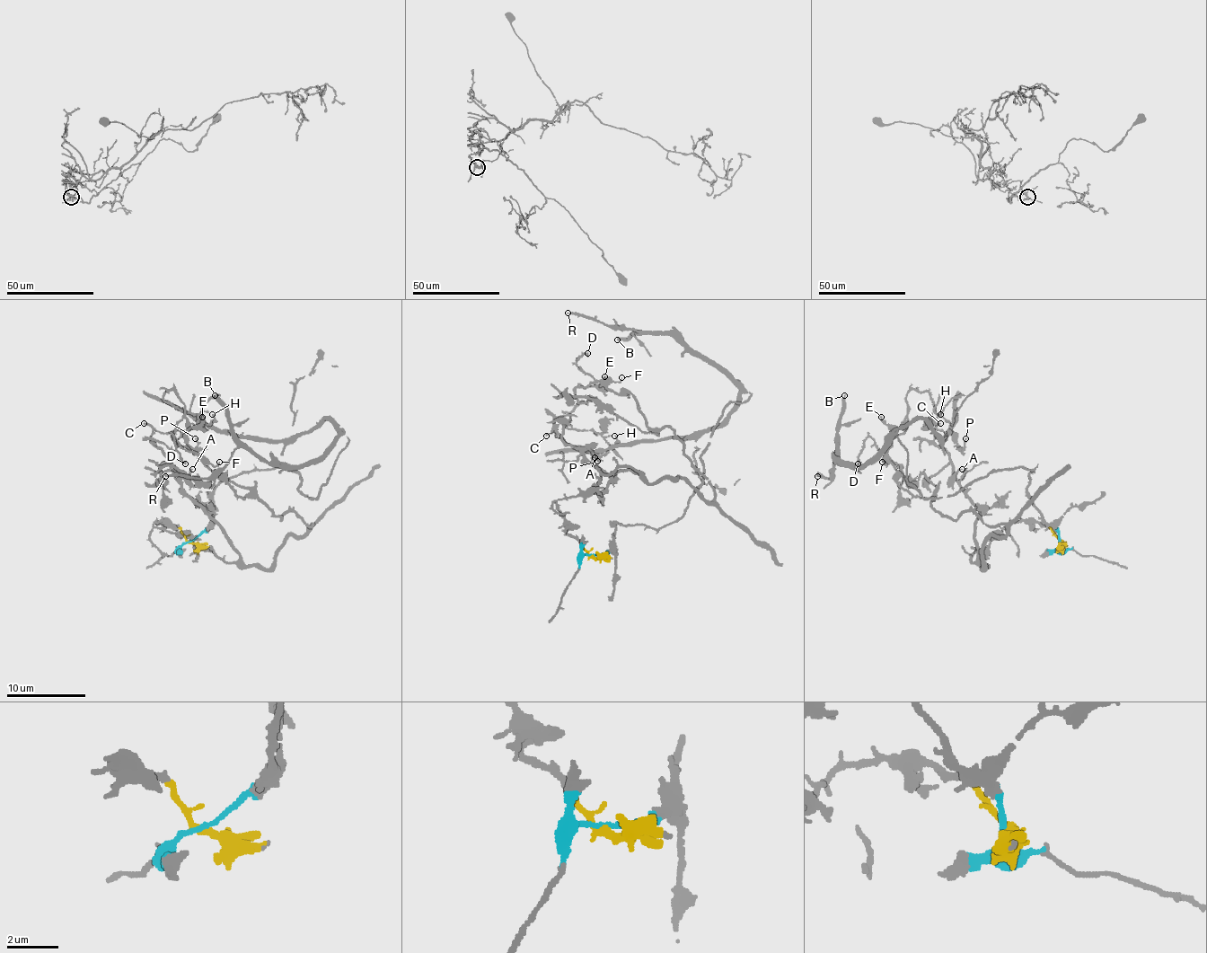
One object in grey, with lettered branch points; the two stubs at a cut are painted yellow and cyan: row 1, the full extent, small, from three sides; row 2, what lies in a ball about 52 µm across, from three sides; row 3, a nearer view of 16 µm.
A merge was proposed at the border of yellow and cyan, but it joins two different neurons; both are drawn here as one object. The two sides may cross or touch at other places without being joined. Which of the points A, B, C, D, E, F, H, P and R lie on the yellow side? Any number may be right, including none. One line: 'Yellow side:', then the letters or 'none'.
Yellow side: A, C, D, E, F, P

